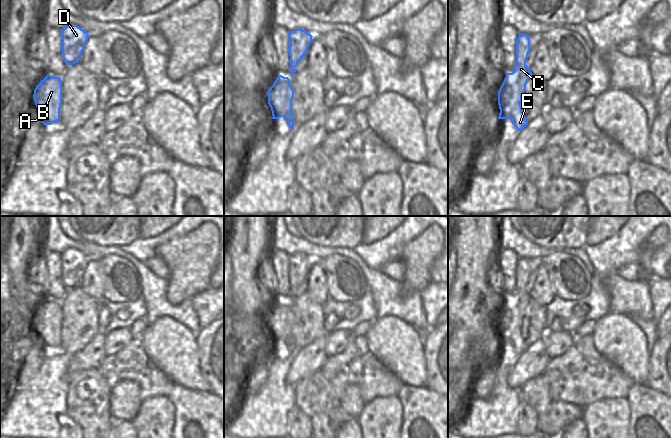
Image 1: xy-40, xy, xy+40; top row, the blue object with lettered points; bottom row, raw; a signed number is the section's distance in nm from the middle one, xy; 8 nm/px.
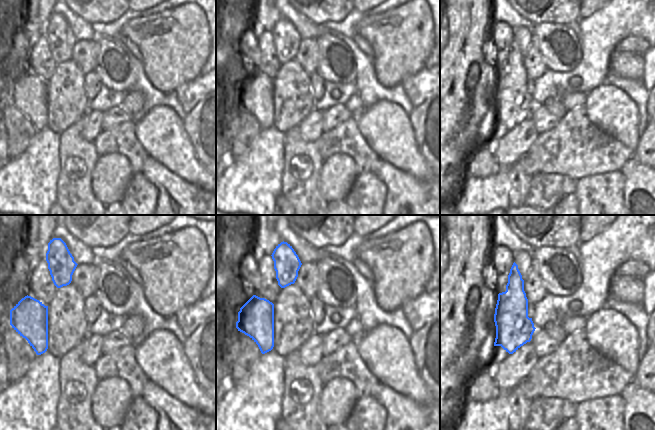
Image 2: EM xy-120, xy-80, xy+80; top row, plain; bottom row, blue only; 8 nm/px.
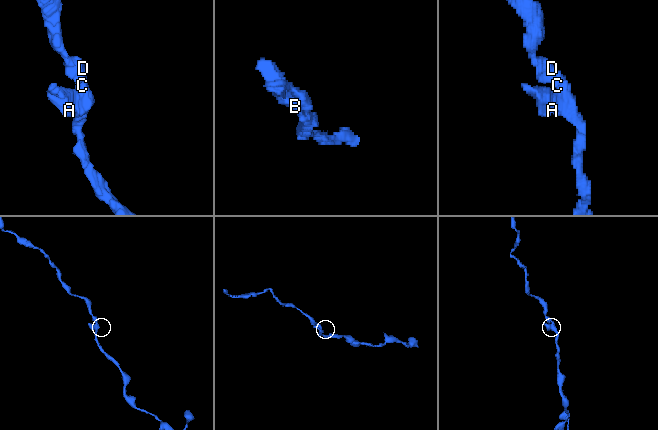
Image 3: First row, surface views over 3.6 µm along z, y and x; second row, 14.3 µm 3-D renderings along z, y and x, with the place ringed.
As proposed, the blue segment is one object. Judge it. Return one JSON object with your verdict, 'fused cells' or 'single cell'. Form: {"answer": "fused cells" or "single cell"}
{"answer": "fused cells"}

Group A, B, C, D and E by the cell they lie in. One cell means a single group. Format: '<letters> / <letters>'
A B / C D E

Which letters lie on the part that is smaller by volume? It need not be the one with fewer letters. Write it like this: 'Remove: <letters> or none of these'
Remove: A, B

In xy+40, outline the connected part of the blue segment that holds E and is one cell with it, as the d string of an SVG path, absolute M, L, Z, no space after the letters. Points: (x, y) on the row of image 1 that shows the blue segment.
M520 33L516 40L516 64L512 73L506 73L506 78L512 84L512 96L510 98L510 112L507 115L499 115L498 119L511 119L514 127L521 131L528 121L522 112L522 96L526 90L526 84L532 75L530 67L526 66L526 60L530 52L530 38L525 33Z

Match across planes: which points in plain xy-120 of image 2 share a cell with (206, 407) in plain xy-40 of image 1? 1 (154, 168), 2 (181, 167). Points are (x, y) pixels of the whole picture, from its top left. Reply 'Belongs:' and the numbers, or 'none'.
Belongs: 1

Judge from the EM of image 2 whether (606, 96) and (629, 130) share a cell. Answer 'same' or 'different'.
same

